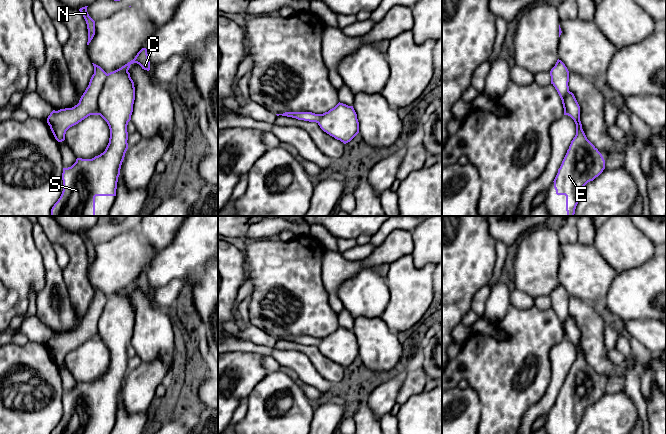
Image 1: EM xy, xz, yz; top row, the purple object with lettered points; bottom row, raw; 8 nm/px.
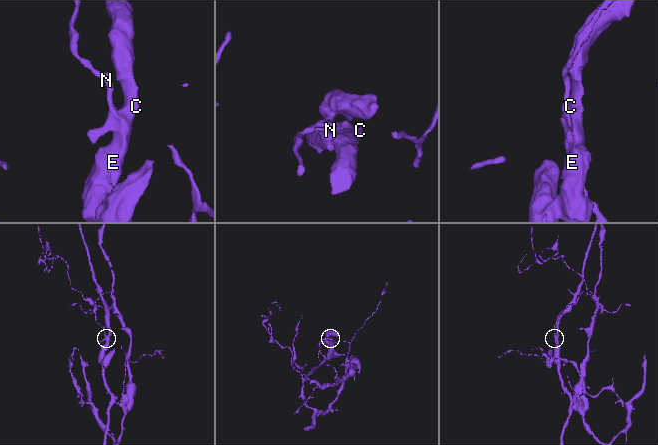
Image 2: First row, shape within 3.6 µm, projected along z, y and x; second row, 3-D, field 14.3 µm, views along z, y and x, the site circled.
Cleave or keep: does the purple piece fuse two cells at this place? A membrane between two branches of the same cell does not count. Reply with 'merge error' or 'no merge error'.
merge error

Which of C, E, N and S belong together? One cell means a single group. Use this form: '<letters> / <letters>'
C E S / N

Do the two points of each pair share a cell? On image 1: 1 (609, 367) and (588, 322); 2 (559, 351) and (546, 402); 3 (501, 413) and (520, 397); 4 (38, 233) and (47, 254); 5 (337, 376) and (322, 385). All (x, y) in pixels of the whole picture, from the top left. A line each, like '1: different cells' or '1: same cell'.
1: same cell
2: same cell
3: same cell
4: same cell
5: different cells

